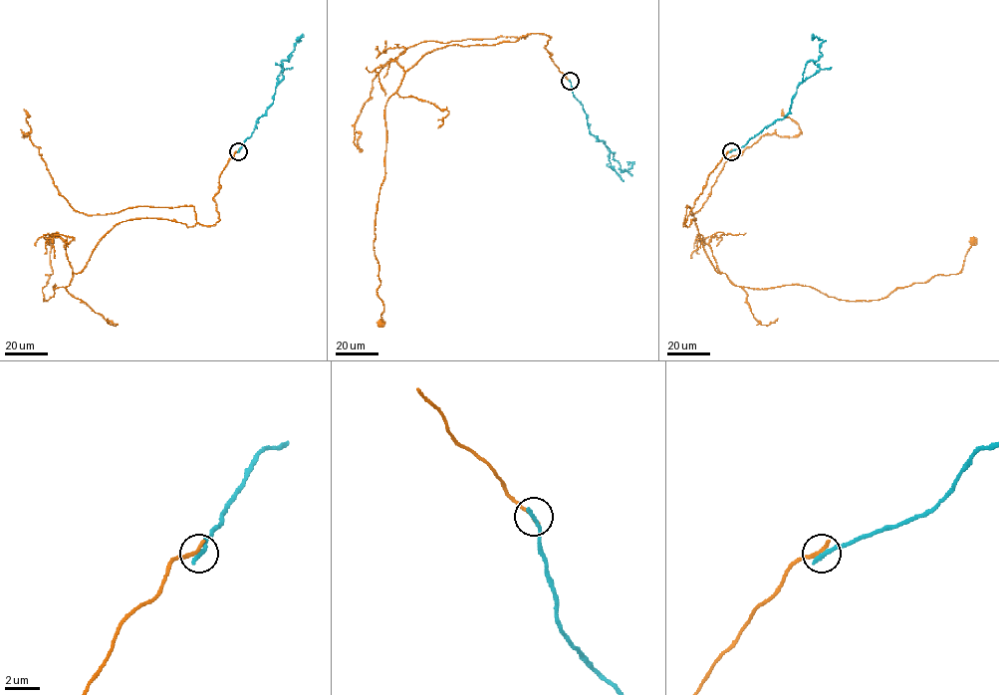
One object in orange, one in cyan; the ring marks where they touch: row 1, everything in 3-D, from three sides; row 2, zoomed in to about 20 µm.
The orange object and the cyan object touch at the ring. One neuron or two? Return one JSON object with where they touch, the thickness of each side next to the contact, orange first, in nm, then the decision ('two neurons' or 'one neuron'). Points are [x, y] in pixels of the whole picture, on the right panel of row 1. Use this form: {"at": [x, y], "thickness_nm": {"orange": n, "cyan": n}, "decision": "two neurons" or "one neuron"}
{"at": [731, 151], "thickness_nm": {"orange": 240, "cyan": 280}, "decision": "two neurons"}

